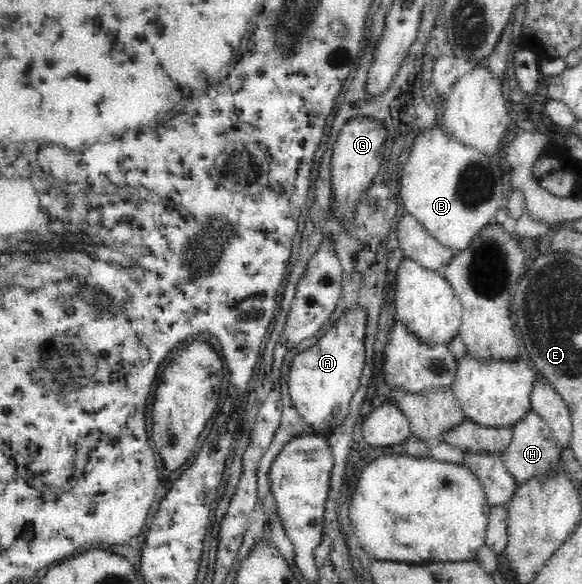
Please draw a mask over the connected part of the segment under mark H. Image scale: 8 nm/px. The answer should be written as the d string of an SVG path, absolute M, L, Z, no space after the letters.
M533 410L528 411L520 421L512 425L512 439L502 451L503 462L512 477L521 484L522 481L544 473L555 473L560 470L561 451L550 426Z

